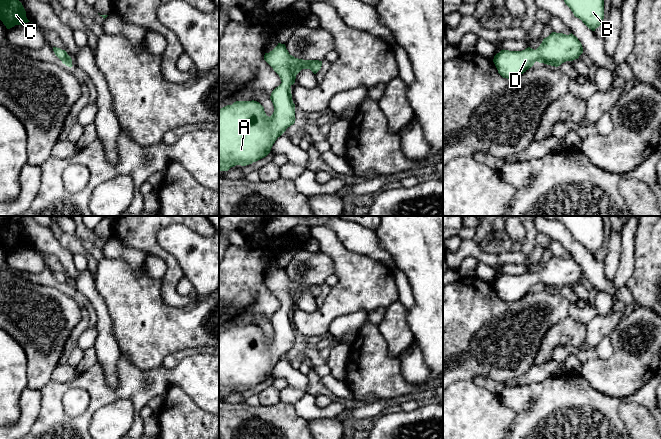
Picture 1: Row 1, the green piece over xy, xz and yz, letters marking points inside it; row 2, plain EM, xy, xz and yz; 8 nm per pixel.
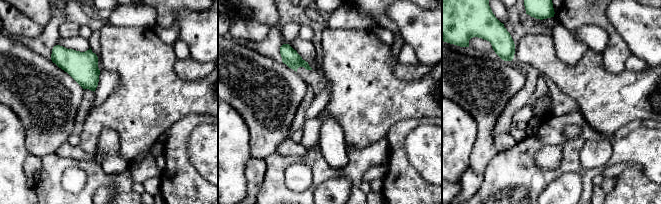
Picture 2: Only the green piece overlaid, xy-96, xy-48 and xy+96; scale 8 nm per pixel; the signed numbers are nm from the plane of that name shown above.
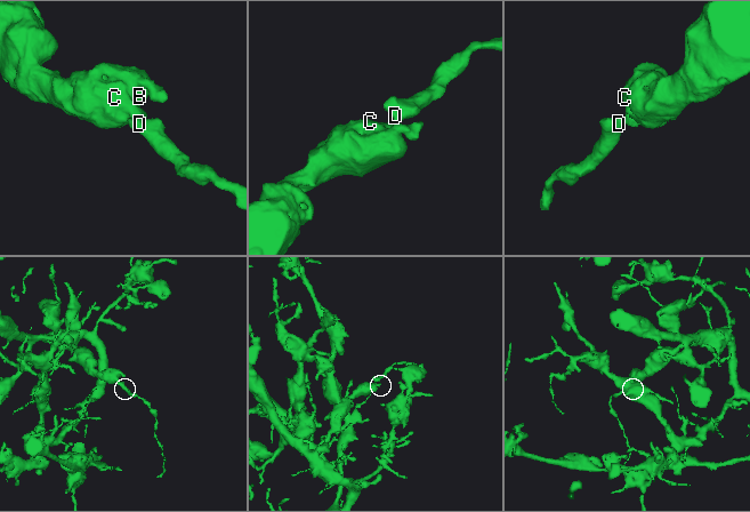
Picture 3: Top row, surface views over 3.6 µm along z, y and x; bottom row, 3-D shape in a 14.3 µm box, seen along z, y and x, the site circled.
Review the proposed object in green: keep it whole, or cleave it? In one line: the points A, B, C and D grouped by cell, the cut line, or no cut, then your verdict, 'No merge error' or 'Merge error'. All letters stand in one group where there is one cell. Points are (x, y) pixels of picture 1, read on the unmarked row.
Groups: A B C D. No split. No merge error

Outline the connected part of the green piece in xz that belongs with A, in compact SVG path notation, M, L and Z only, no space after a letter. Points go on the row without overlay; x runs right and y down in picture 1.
M285 268L278 269L269 277L265 277L264 284L279 299L281 308L270 320L274 336L269 341L264 331L257 325L236 325L219 333L219 395L228 395L236 389L246 390L266 381L277 364L288 351L295 347L295 328L292 324L291 310L295 307L296 299L302 293L310 293L316 298L322 290L319 284L303 284L290 279Z

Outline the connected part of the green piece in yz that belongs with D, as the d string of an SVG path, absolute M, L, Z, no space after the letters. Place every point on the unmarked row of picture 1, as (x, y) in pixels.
M552 256L534 274L530 271L522 275L501 274L493 286L503 302L516 302L531 292L537 285L558 291L566 285L578 283L583 277L581 266L572 257L569 259Z

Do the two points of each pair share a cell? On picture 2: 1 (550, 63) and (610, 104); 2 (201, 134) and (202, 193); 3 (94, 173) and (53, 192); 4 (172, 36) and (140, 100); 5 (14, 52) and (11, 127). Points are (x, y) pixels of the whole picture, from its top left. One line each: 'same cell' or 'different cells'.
1: same cell
2: different cells
3: same cell
4: different cells
5: different cells

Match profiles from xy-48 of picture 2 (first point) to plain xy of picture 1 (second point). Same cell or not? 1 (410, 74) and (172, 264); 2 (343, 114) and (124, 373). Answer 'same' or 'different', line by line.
1: same
2: different

